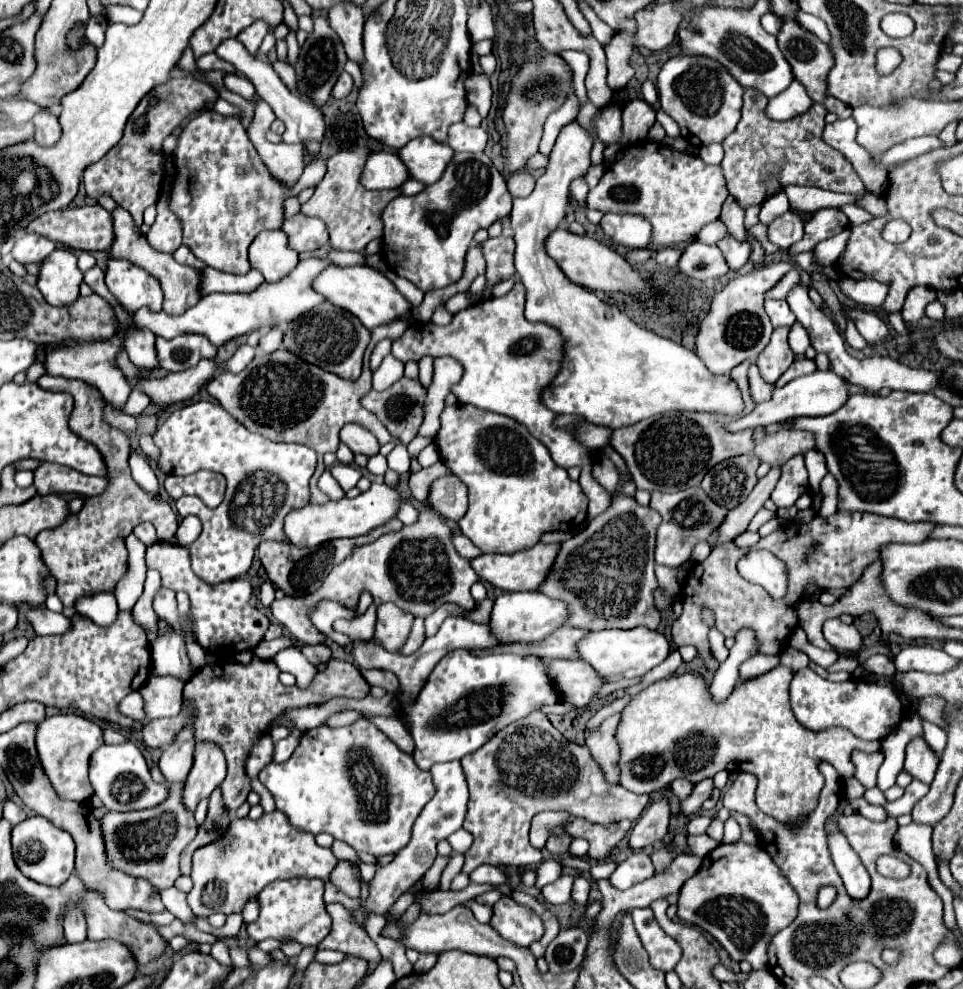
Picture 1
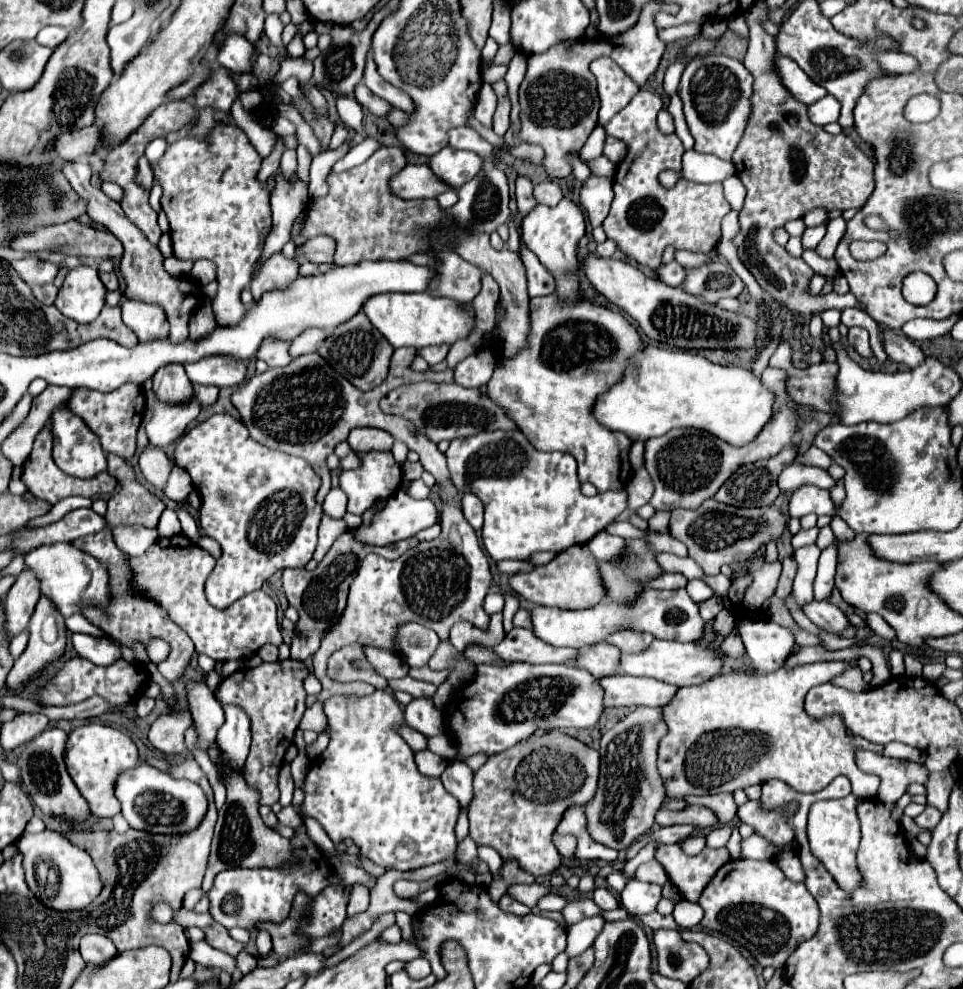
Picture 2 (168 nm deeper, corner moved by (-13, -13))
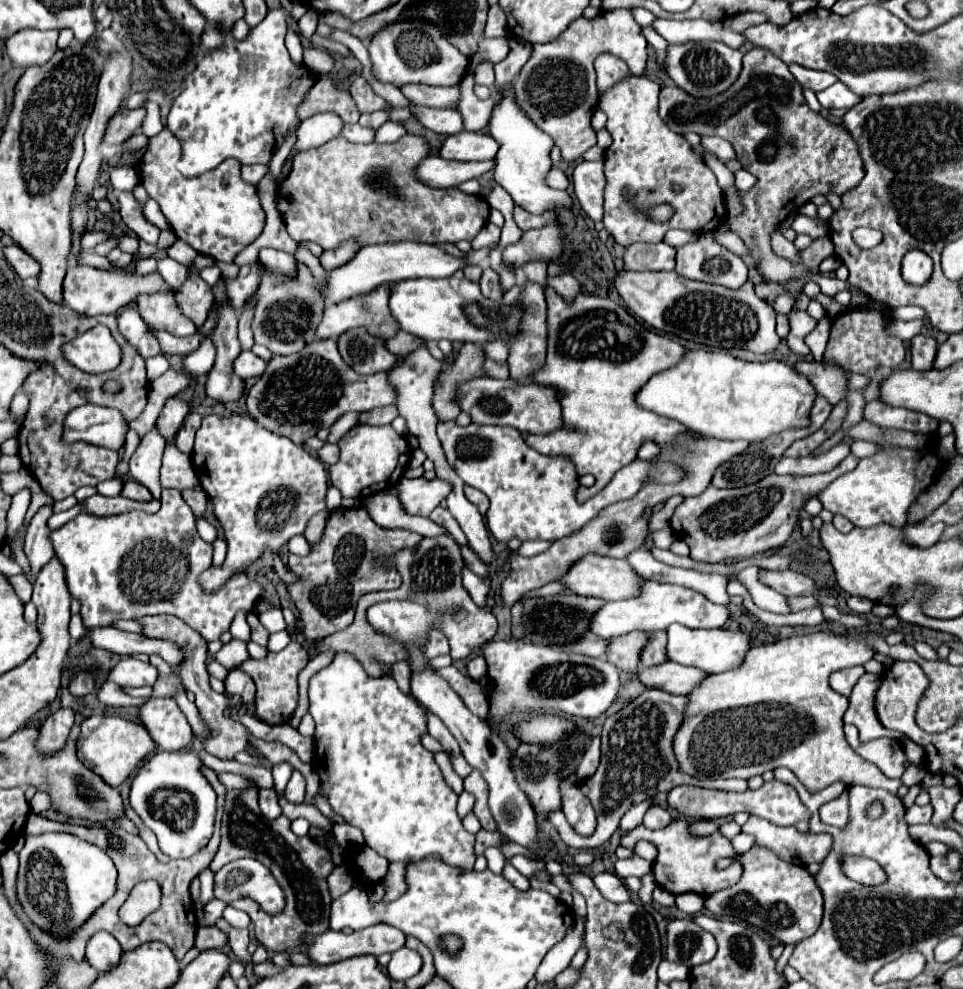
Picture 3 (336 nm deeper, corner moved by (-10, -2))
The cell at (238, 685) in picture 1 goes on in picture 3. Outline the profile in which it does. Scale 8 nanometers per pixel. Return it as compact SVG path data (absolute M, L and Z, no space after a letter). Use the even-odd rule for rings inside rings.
M291 642L285 650L281 652L269 652L265 658L261 660L245 660L239 670L243 670L245 674L249 674L257 686L257 698L255 698L255 718L269 724L269 726L279 726L279 724L287 724L289 718L293 716L295 708L297 708L297 674L305 668L309 656L305 652L305 648L297 642Z

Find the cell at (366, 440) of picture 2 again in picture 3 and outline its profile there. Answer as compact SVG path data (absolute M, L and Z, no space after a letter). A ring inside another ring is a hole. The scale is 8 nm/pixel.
M387 406L387 408L377 408L365 414L359 414L357 424L369 424L369 426L387 426L391 424L395 418L399 416L395 406Z

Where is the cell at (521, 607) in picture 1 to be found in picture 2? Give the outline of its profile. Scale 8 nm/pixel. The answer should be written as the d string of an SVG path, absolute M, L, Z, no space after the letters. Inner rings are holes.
M686 589L676 591L644 591L630 603L598 603L580 611L562 611L550 607L532 609L532 625L536 637L554 647L574 647L584 649L604 641L608 635L630 629L636 633L650 633L656 639L674 641L700 641L706 631L706 621L700 617L698 603L686 593Z

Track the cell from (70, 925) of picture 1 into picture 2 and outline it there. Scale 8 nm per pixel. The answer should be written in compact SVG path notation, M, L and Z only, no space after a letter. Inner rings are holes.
M86 935L80 941L80 953L86 963L104 965L106 961L110 961L116 955L116 947L104 935Z

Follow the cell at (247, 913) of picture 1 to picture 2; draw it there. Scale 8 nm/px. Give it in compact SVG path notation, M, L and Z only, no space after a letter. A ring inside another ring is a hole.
M260 931L258 933L258 939L256 939L256 947L258 947L258 955L264 957L272 951L272 941L270 941L270 935L266 931Z

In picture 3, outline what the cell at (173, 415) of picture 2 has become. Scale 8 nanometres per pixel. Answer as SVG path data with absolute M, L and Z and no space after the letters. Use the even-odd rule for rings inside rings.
M153 426L151 432L147 432L141 438L139 448L129 460L131 466L131 476L145 484L153 498L161 498L161 490L157 490L159 484L159 468L161 468L161 454L165 448L165 438L159 434L157 426Z

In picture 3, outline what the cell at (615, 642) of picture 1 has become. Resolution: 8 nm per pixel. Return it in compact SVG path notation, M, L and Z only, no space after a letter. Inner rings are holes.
M671 624L667 628L667 660L679 662L683 666L699 666L699 670L707 670L707 674L723 672L743 662L745 652L751 648L751 640L737 630L691 630L679 624Z

